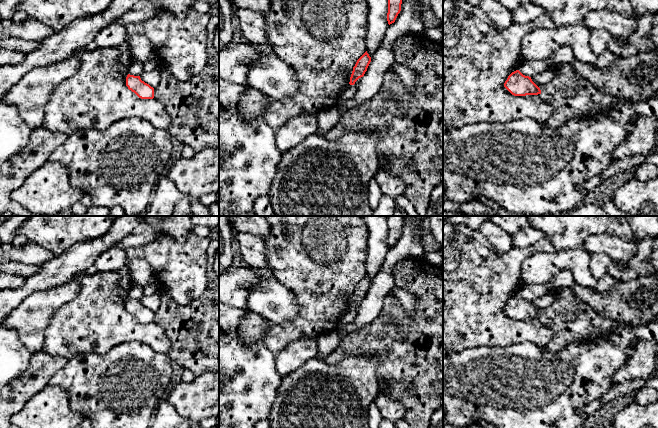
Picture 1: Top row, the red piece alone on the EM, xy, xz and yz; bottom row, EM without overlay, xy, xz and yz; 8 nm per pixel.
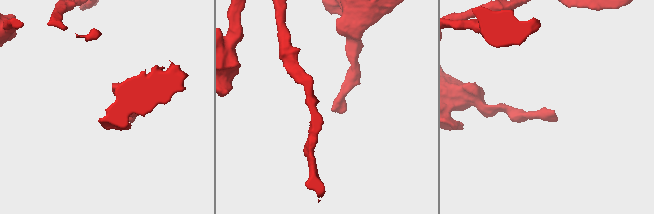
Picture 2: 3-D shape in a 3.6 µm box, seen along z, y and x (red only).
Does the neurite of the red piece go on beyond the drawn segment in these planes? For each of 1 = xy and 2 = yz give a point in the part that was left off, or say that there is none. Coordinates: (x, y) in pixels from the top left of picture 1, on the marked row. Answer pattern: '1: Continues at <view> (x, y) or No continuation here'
1: No continuation here
2: No continuation here

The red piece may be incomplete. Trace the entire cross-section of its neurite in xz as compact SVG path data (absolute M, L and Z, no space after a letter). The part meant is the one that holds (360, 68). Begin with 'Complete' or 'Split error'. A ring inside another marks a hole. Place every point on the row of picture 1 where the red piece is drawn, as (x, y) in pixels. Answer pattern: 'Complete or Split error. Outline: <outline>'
Complete. Outline: M367 51L357 60L355 66L353 67L353 71L350 77L350 85L354 85L355 82L364 76L367 68L371 62L371 57L367 53Z

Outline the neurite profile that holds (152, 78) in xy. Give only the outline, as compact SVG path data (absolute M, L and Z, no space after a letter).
M155 69L153 71L144 71L140 78L145 83L149 84L154 89L159 85L160 82L160 70Z

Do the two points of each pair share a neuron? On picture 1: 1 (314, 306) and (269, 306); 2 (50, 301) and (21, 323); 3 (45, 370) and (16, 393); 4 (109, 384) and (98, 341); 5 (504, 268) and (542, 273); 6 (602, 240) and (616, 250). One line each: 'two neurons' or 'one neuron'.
1: two neurons
2: one neuron
3: one neuron
4: two neurons
5: two neurons
6: one neuron

